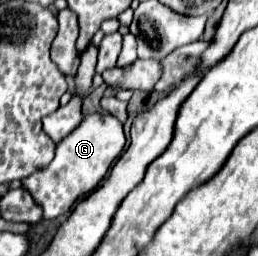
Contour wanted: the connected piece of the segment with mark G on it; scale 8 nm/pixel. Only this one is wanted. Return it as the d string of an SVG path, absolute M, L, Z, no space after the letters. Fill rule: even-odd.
M111 113L85 115L83 121L57 145L55 159L41 171L23 179L23 187L31 191L39 205L43 205L43 217L55 219L69 211L79 199L83 199L99 185L111 163L121 155L123 147L125 133L121 121L117 121Z

